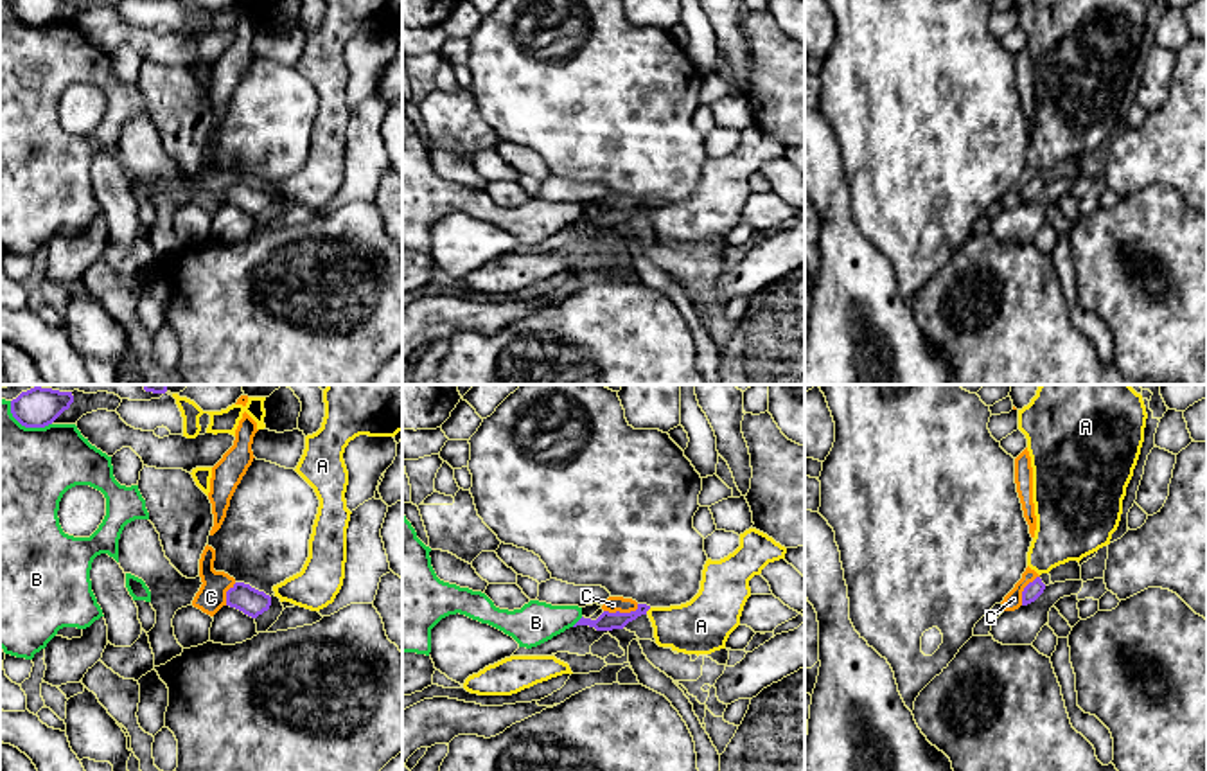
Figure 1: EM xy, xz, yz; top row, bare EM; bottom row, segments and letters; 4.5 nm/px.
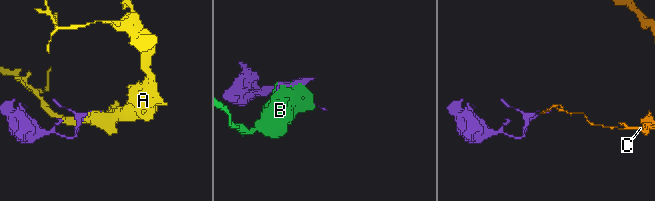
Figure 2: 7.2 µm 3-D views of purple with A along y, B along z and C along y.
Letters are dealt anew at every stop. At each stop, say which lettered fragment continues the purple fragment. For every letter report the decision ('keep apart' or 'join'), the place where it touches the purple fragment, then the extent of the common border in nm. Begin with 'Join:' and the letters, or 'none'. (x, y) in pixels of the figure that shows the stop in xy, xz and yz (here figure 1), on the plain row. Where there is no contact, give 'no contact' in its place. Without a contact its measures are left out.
Join: none
A: keep apart; meets purple in xz at (647, 207); contact 40 nm long
B: keep apart; meets purple in xy at (26, 24); contact 220 nm long
C: keep apart; meets purple in xz at (622, 211); contact 160 nm long

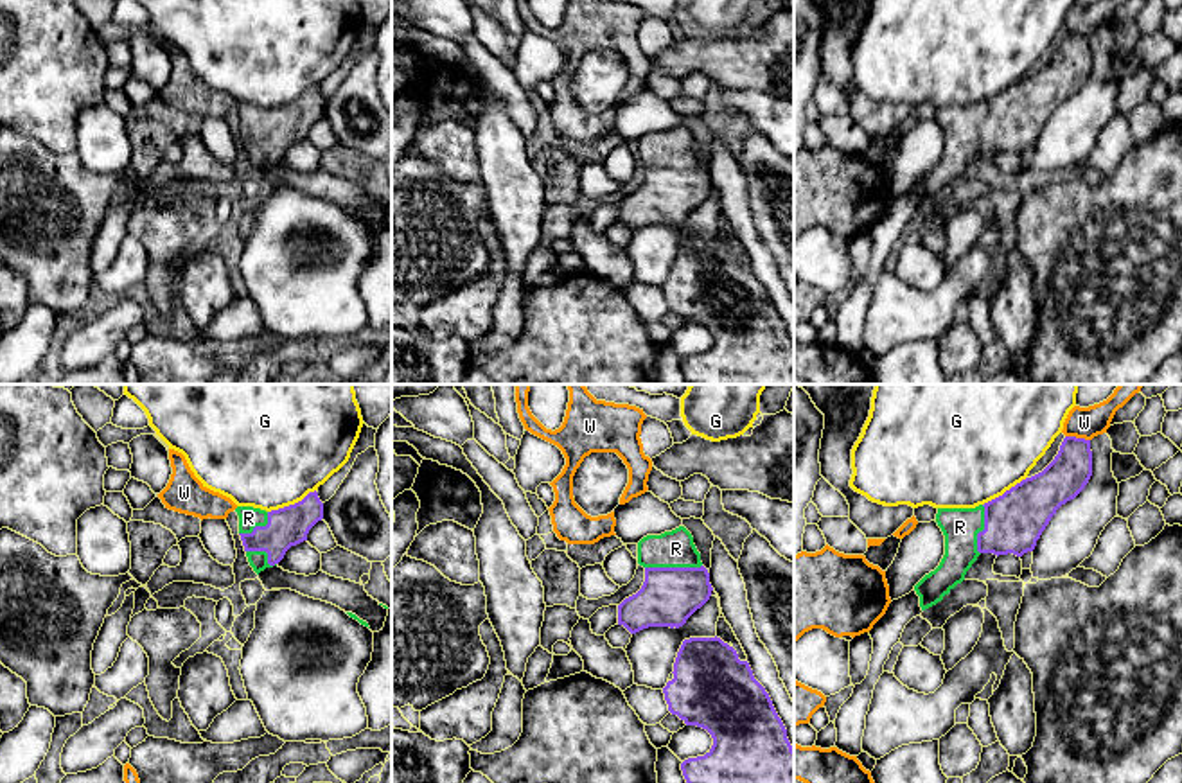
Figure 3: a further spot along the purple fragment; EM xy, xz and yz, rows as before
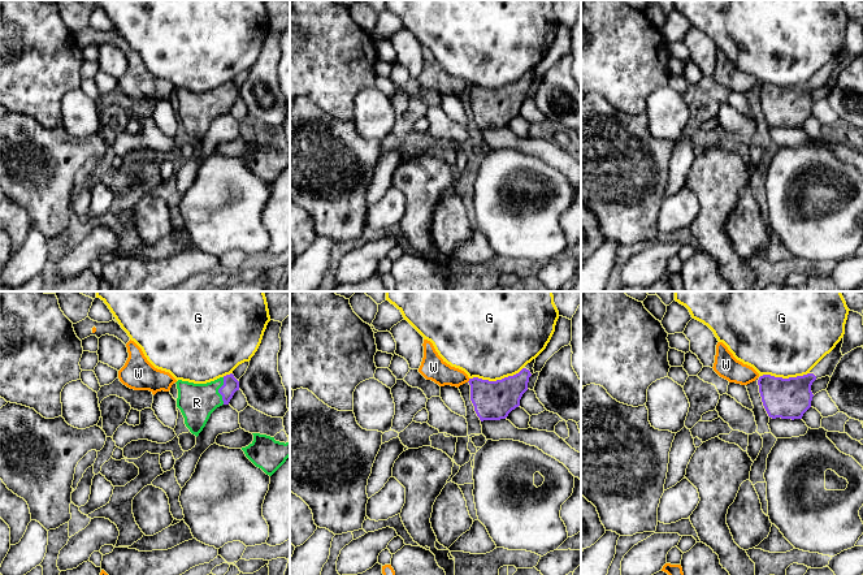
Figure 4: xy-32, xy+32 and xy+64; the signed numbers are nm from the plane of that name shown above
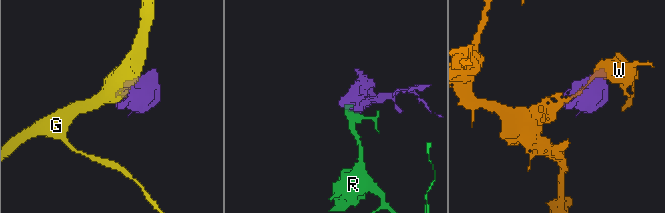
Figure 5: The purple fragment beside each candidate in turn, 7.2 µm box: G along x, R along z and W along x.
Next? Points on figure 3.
Join: R
G: keep apart; meets purple in xy at (291, 103); contact 240 nm long
R: join; meets purple in xz at (672, 166); contact 260 nm long
W: keep apart; meets purple in yz at (1078, 36); contact 110 nm long

